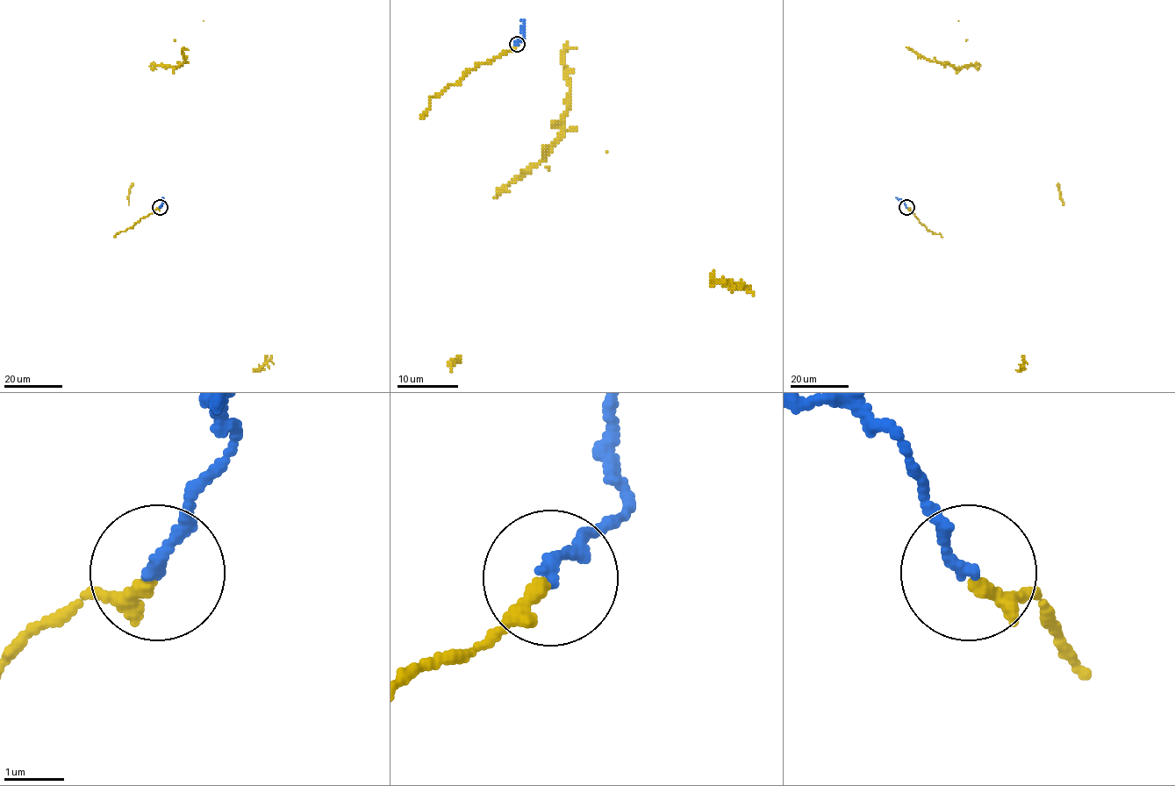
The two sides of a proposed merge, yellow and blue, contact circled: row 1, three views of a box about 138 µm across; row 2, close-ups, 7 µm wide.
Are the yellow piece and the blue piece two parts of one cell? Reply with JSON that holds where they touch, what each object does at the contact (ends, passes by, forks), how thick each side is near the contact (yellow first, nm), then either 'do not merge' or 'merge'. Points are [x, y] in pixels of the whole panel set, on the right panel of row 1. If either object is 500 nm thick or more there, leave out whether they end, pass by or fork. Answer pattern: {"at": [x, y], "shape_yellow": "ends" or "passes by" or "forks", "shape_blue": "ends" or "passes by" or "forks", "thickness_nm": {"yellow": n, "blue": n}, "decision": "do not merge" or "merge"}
{"at": [906, 207], "shape_yellow": "ends", "shape_blue": "ends", "thickness_nm": {"yellow": 260, "blue": 200}, "decision": "merge"}

